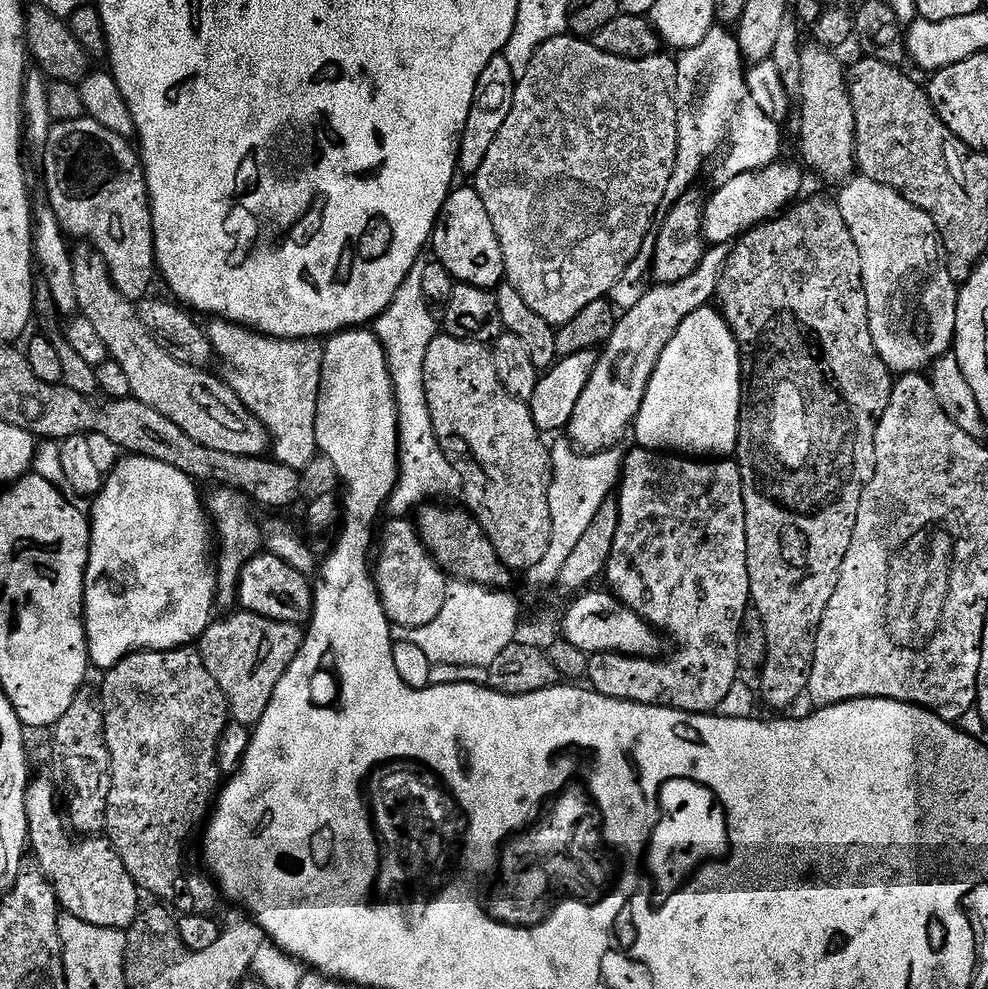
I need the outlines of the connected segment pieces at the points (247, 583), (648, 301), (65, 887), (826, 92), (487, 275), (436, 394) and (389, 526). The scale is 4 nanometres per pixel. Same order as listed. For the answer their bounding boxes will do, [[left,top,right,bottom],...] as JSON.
[[236,554,313,626],[566,244,732,454],[24,779,142,930],[798,46,857,182],[430,187,505,290],[424,334,552,573],[374,518,449,628]]

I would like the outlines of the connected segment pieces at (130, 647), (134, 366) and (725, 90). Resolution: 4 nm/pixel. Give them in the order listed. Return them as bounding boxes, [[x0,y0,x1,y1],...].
[[84,454,216,670],[72,246,270,457],[664,26,748,206]]

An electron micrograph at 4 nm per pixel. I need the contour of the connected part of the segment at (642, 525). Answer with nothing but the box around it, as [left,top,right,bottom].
[586,446,752,714]

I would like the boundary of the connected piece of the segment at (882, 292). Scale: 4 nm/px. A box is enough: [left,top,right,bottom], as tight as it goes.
[838,174,960,373]

